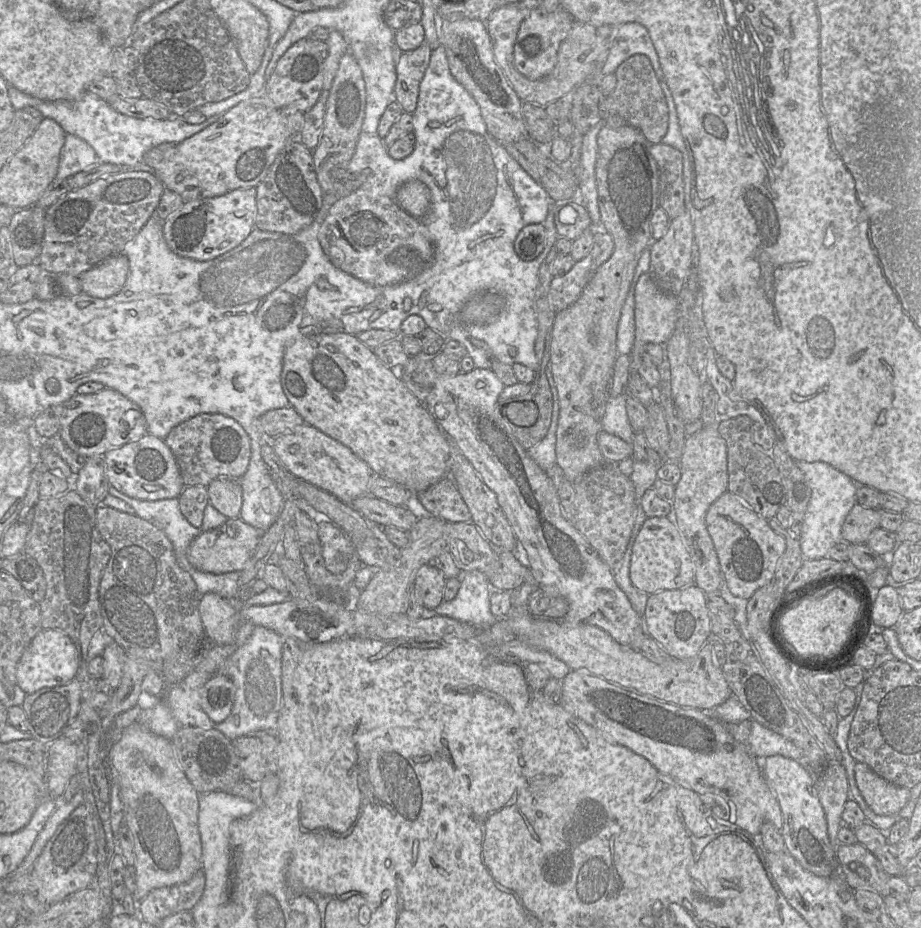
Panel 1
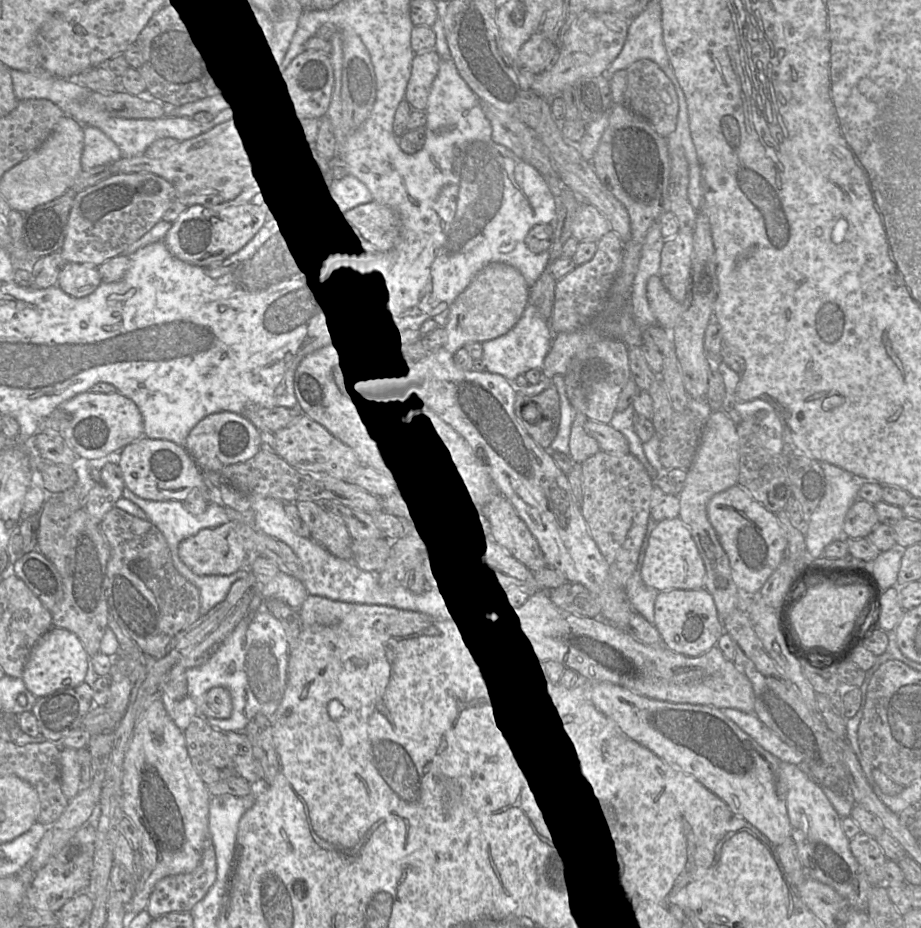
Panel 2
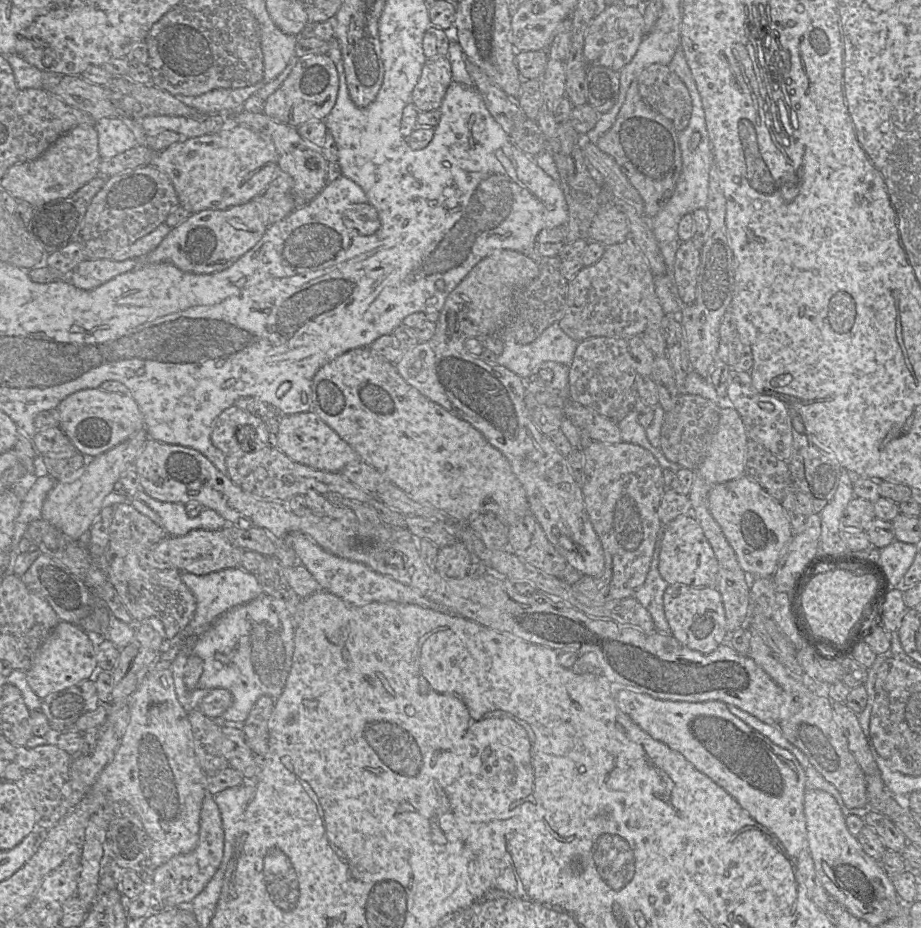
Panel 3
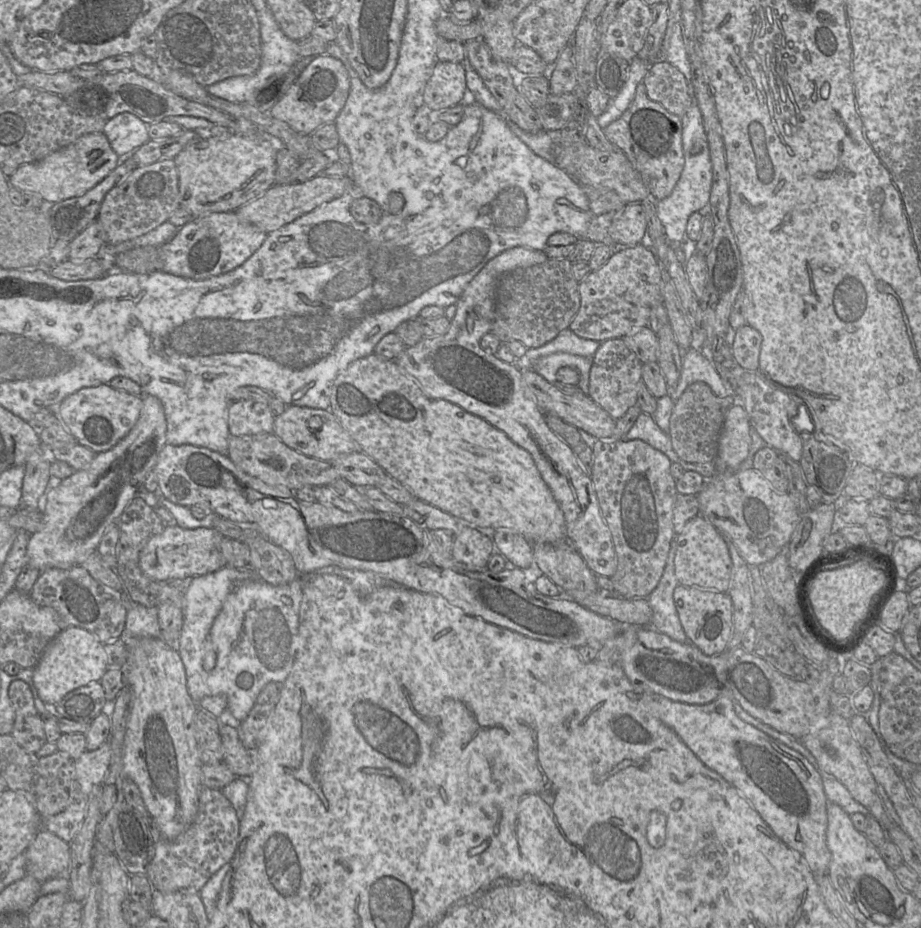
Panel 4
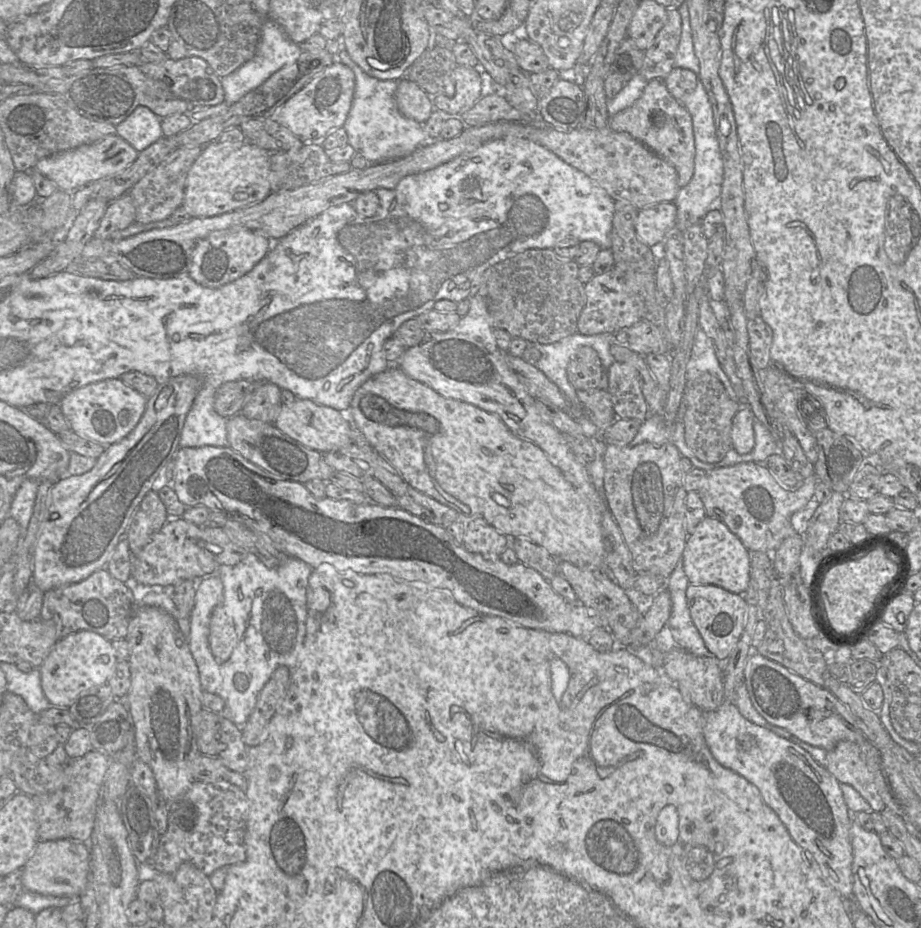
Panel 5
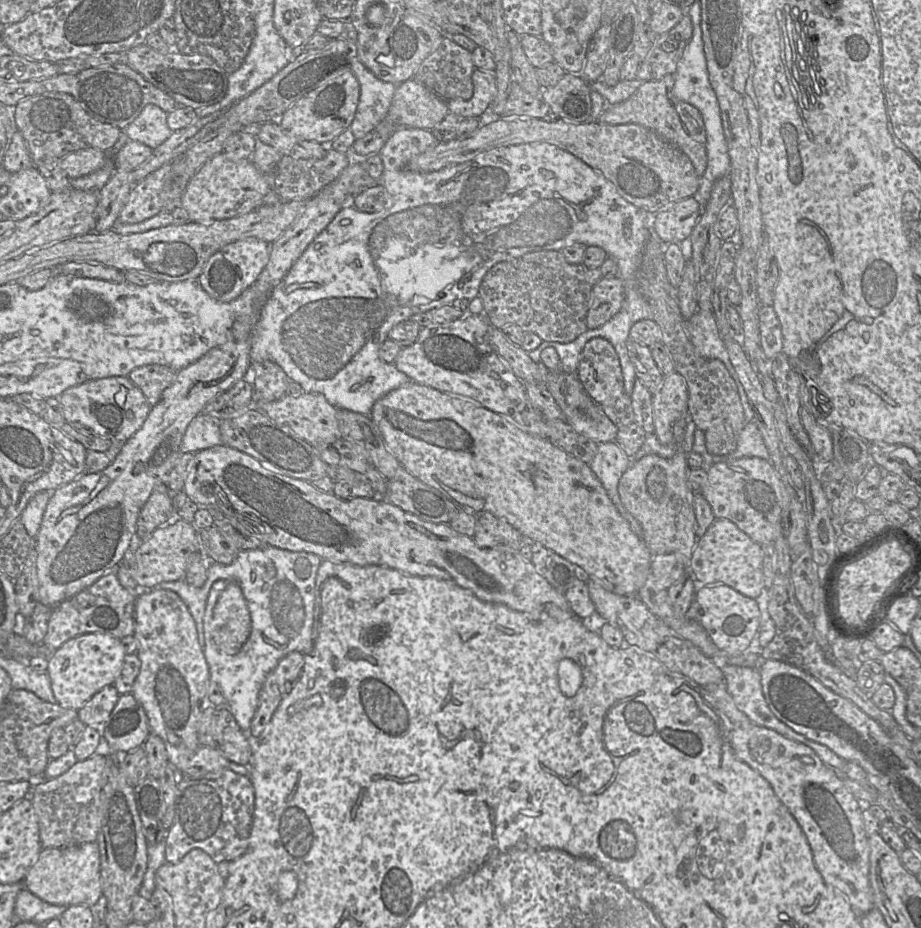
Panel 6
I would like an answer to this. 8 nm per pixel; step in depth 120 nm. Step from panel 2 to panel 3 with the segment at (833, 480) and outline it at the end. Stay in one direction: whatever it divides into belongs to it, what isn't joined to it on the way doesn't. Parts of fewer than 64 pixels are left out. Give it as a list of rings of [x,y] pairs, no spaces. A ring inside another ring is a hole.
[[[842,471],[835,494],[819,513],[821,517],[820,543],[841,531],[841,517],[849,502],[855,497],[853,475],[856,474]]]

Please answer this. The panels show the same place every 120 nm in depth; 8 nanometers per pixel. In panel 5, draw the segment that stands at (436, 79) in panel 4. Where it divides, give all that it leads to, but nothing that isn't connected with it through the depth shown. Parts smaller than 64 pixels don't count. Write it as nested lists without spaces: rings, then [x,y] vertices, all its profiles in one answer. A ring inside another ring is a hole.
[[[457,65],[452,72],[452,78],[455,83],[454,96],[436,95],[431,97],[433,98],[435,109],[441,110],[451,116],[461,116],[470,110],[482,97],[482,81],[479,73],[474,68],[463,65]]]

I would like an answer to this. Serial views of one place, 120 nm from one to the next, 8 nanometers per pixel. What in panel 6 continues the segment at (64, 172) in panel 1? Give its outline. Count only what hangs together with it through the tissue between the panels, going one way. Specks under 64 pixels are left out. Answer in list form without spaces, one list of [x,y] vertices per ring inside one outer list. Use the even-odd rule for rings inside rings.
[[[147,104],[141,113],[123,129],[130,140],[143,143],[154,149],[172,134],[167,125],[167,115],[155,104]]]

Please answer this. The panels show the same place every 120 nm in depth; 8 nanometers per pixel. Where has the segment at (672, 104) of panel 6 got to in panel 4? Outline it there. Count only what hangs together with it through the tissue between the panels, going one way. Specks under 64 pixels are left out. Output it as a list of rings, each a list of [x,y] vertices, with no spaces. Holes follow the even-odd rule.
[[[641,82],[637,85],[629,108],[619,119],[604,128],[606,138],[626,155],[640,173],[652,198],[657,201],[672,193],[684,168],[681,118],[652,101]]]

